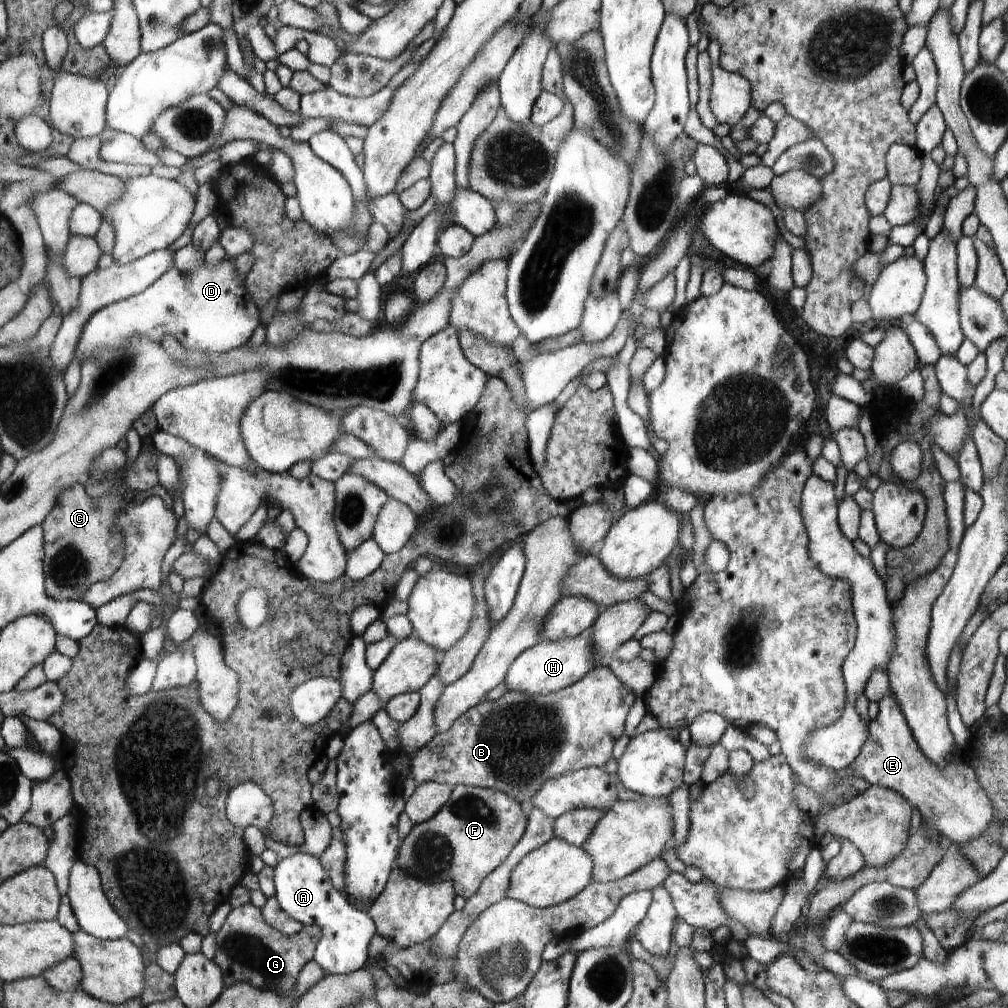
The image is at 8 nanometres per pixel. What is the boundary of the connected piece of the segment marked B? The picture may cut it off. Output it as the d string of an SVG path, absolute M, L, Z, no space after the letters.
M594 667L574 685L547 694L528 694L518 690L508 690L498 700L484 700L474 706L444 733L437 733L410 760L410 775L417 787L426 782L440 782L453 788L457 785L494 788L517 799L529 809L534 794L550 781L566 772L578 768L597 767L606 771L606 760L612 754L616 740L624 734L624 722L628 718L630 706L634 704L636 692L620 682L609 667Z

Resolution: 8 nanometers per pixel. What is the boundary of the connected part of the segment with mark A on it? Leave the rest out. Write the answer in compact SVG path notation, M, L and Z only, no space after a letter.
M294 853L280 859L274 866L274 898L282 910L302 925L317 925L324 932L321 945L316 949L313 961L326 975L357 973L369 963L369 946L377 935L377 924L365 911L352 906L350 901L333 886L320 858L307 853Z

